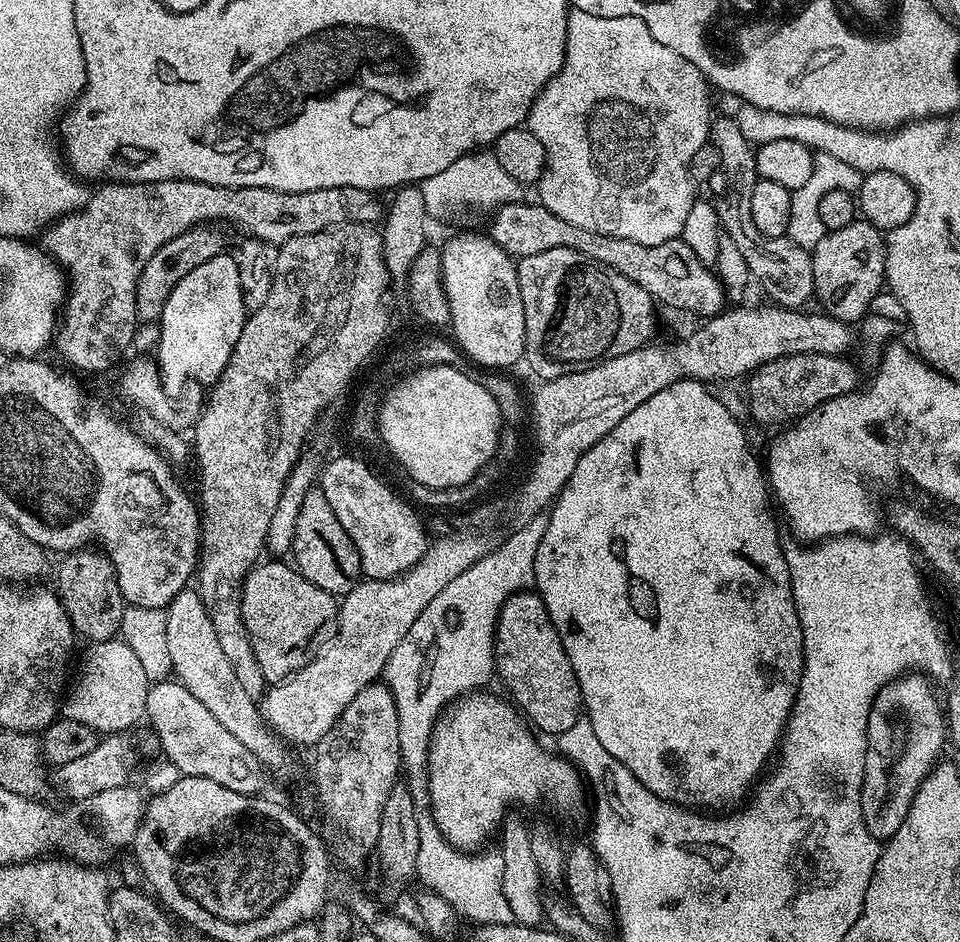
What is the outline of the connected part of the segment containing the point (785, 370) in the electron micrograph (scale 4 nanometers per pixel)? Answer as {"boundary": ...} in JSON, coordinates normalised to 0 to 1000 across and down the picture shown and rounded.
{"boundary":[[[827,376],[798,384],[778,400],[779,441],[792,450],[813,450],[832,444],[846,433],[893,415],[896,399],[879,378]]]}

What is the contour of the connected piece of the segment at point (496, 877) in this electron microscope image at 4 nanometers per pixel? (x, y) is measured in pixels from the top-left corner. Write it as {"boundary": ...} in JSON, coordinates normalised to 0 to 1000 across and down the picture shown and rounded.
{"boundary":[[[439,864],[435,868],[433,930],[442,937],[439,939],[465,953],[480,973],[490,972],[500,981],[532,981],[534,970],[523,945],[524,913],[520,903],[504,903],[508,902],[493,907],[477,901],[458,884],[449,865]]]}

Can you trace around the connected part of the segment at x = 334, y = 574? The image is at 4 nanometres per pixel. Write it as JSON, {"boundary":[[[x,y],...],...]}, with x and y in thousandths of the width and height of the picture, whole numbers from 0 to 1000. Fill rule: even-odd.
{"boundary":[[[324,520],[315,532],[309,558],[306,561],[302,590],[314,611],[318,611],[320,616],[327,618],[327,622],[340,626],[351,635],[357,634],[374,619],[377,609],[375,589],[368,573],[357,562],[356,554],[348,550],[348,541],[344,541],[340,524],[332,520]]]}

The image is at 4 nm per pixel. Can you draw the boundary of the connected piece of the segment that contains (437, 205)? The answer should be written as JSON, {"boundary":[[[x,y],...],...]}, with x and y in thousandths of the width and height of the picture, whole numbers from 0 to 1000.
{"boundary":[[[516,160],[486,161],[477,172],[469,172],[465,180],[438,192],[435,196],[444,214],[447,230],[467,229],[474,221],[509,221],[516,223],[524,217],[535,217],[543,211],[544,196],[535,193],[519,172]]]}

